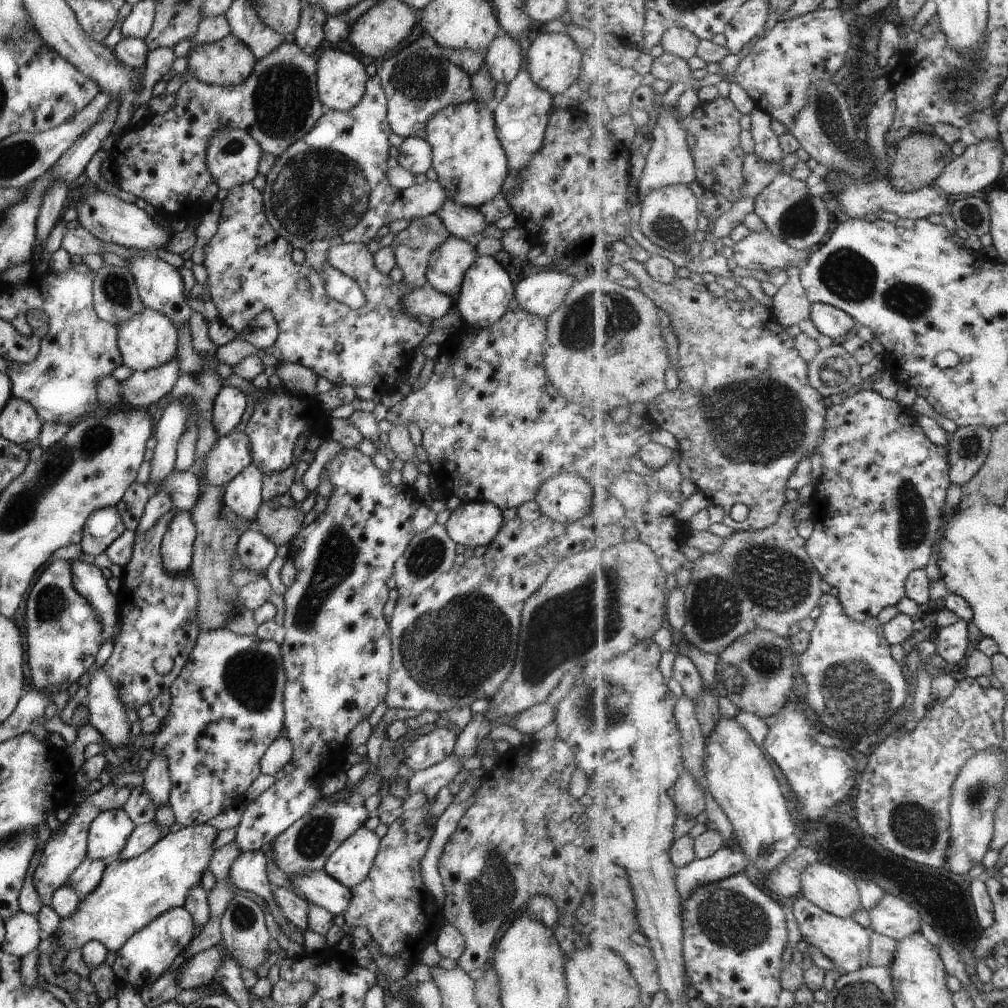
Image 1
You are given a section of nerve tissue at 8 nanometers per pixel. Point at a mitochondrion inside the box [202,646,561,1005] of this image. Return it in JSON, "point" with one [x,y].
{"point":[485,897]}

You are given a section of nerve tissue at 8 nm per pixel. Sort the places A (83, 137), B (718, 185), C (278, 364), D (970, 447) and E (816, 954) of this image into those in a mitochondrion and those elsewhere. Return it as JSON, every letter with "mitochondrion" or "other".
{"A":"other","B":"other","C":"other","D":"mitochondrion","E":"other"}

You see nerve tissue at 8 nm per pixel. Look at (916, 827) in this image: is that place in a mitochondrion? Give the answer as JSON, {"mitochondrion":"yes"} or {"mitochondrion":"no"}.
{"mitochondrion":"yes"}

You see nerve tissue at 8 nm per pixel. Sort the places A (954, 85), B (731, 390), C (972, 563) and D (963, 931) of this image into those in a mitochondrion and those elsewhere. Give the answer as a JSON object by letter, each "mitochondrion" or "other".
{"A":"mitochondrion","B":"other","C":"other","D":"other"}

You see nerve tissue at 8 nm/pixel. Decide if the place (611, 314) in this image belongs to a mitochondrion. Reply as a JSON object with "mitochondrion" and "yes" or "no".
{"mitochondrion":"yes"}

